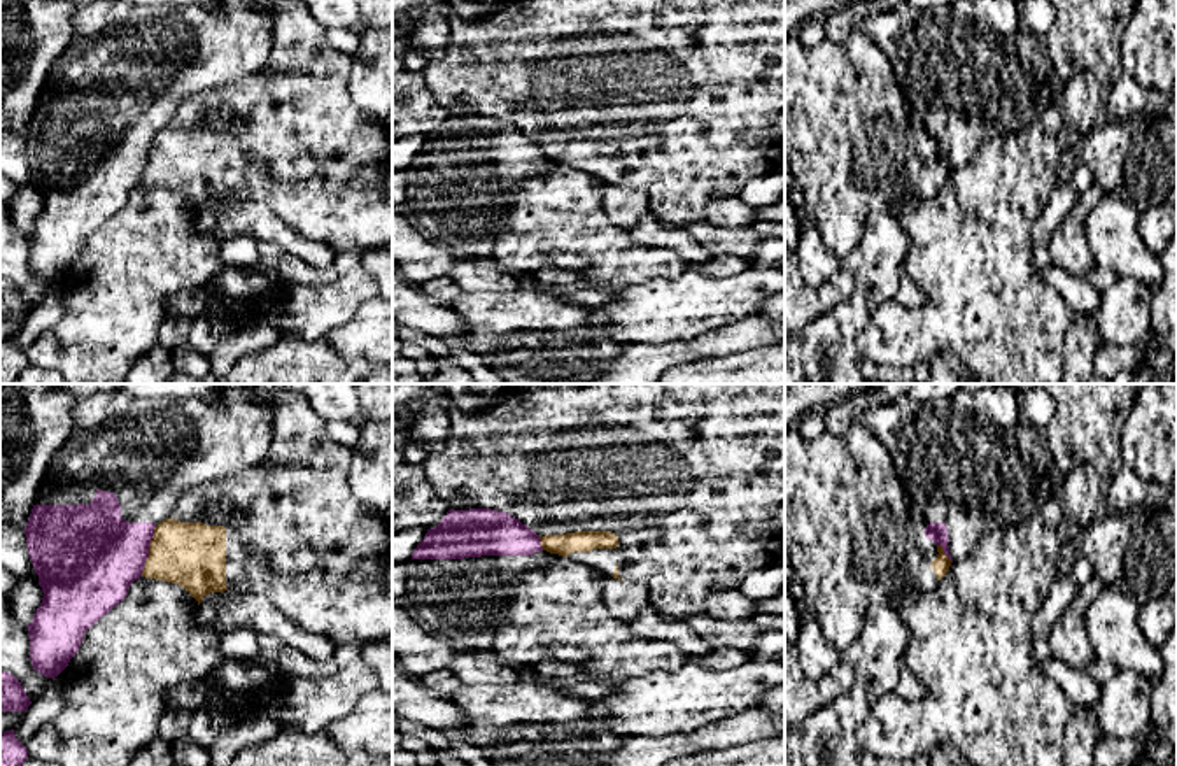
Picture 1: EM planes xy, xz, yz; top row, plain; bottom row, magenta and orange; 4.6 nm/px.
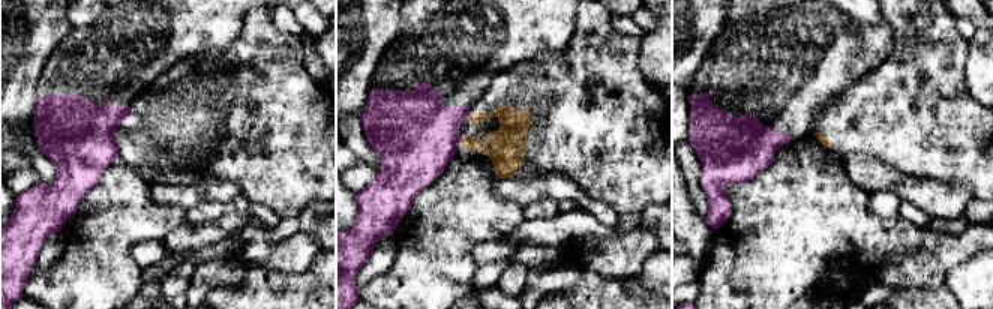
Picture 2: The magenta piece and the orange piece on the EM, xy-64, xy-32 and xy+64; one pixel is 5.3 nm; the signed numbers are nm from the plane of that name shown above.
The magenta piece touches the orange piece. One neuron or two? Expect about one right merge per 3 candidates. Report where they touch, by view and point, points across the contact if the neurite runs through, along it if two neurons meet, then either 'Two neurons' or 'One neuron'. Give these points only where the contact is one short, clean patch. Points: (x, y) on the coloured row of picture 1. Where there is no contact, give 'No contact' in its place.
Touches magenta at xy (148, 551). Boundary: xy (156, 526), (151, 537), (149, 556), (140, 574). Two neurons

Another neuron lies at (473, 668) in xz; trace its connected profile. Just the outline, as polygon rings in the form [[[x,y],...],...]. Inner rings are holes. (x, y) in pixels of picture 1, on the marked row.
[[[459,652],[450,670],[461,685],[497,685],[506,687],[520,682],[520,670],[515,663],[499,659],[489,652]]]

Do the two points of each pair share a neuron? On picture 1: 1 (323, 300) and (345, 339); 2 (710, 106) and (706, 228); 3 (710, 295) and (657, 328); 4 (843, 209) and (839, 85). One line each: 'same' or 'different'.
1: different
2: different
3: same
4: same

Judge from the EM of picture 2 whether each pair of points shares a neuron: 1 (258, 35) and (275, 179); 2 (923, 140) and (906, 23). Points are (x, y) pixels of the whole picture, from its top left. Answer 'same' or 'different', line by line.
1: same
2: same

